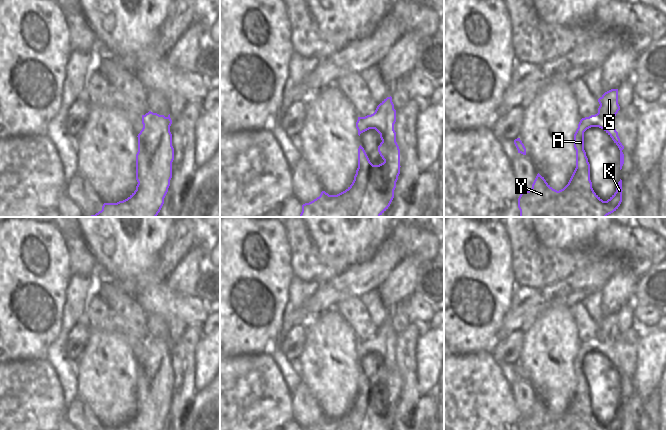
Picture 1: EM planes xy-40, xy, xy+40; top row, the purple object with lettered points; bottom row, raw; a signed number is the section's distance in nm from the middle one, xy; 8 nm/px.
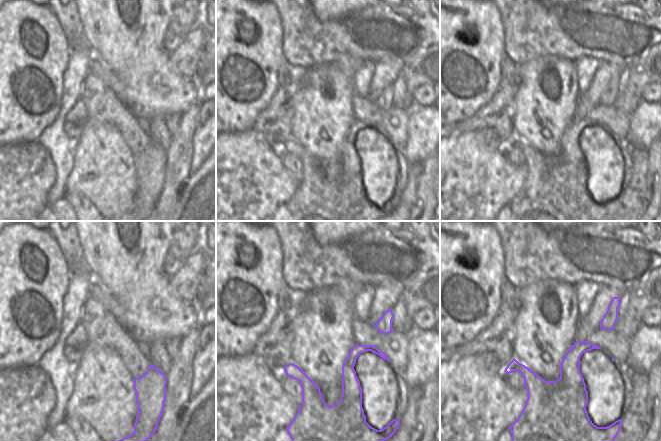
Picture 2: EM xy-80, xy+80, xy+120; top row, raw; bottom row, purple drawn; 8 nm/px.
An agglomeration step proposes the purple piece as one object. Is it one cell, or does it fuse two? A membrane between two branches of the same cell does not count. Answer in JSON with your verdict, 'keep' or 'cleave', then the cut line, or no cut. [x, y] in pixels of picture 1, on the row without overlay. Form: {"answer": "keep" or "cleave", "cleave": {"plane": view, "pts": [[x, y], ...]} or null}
{"answer": "cleave", "cleave": {"plane": "xy+40", "pts": [[619, 332], [614, 332], [610, 336], [598, 337]]}}

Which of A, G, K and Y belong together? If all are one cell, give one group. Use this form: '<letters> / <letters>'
A K Y / G

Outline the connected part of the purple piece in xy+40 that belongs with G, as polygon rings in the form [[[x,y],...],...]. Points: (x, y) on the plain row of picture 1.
[[[618,313],[605,316],[599,323],[598,337],[611,337],[613,333],[620,333],[618,328]]]

